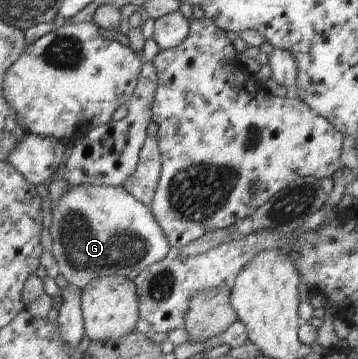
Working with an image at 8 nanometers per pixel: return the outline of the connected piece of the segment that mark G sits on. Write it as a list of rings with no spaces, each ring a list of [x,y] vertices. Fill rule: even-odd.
[[[122,186],[69,187],[51,209],[50,249],[59,266],[62,283],[83,289],[96,278],[127,277],[133,270],[141,272],[173,253],[152,209]]]

